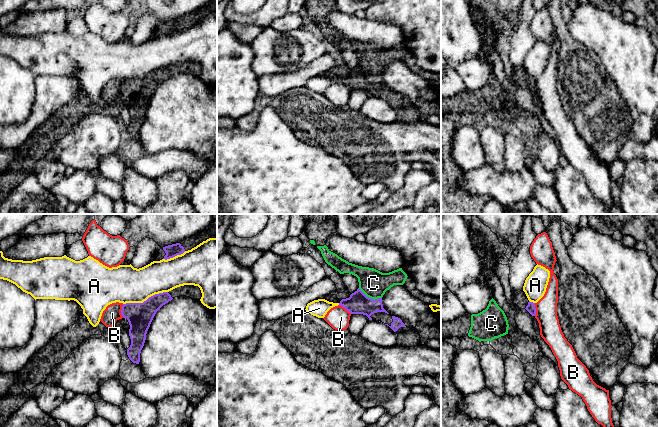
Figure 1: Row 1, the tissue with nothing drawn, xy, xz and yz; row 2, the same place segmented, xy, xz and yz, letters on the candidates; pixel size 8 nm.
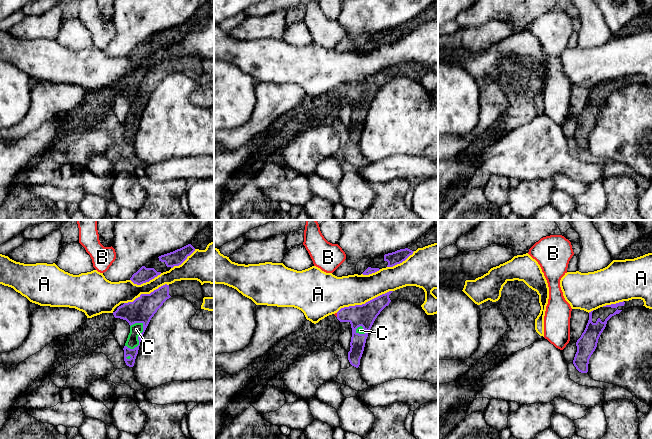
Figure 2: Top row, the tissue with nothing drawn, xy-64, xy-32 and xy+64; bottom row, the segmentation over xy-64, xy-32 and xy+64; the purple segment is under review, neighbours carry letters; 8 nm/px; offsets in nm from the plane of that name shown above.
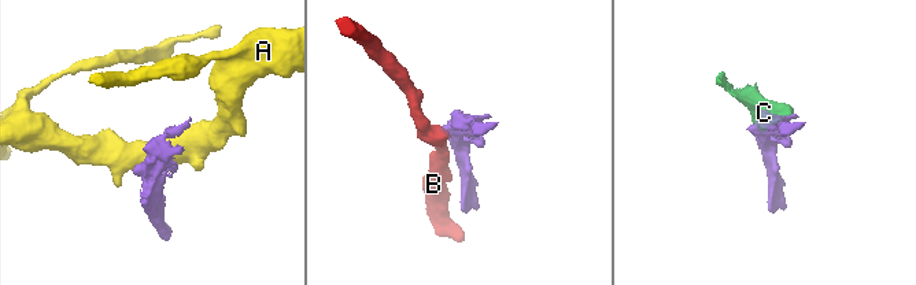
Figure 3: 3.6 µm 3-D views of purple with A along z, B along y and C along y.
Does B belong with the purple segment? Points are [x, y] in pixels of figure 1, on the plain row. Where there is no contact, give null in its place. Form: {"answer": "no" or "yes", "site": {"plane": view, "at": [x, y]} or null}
{"answer": "no", "site": {"plane": "xy", "at": [121, 87]}}

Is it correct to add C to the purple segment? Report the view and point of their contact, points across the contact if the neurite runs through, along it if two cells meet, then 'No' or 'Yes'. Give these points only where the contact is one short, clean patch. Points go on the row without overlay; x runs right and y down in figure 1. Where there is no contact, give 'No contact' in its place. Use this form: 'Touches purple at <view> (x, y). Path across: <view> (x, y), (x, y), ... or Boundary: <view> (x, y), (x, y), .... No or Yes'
Touches purple at xz (370, 74). Yes

